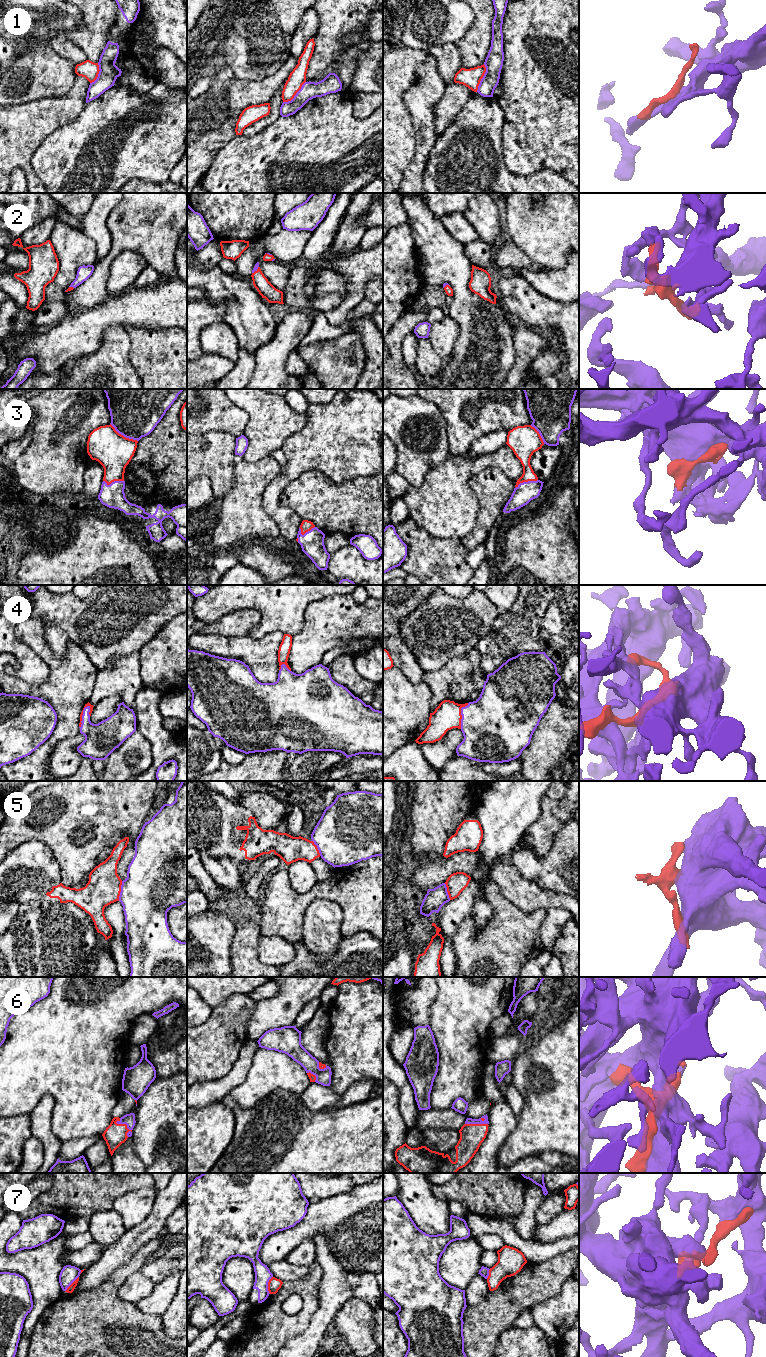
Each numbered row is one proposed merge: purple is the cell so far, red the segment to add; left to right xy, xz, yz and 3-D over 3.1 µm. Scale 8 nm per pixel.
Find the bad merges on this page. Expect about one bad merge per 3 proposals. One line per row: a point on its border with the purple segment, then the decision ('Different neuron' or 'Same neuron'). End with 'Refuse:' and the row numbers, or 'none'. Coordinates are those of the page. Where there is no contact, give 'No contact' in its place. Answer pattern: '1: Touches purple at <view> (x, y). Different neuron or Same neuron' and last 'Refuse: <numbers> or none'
1: Touches purple at yz (482, 78). Same neuron
2: Touches purple at xz (255, 270). Same neuron
3: Touches purple at xy (123, 435). Same neuron
4: Touches purple at xy (82, 715). Same neuron
5: Touches purple at xy (121, 891). Different neuron
6: Touches purple at xy (125, 1123). Same neuron
7: Touches purple at xz (267, 1285). Different neuron
Refuse: 5, 7

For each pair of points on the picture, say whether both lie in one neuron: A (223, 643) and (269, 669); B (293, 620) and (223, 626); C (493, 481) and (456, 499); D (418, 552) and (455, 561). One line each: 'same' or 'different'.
A: same
B: different
C: different
D: same

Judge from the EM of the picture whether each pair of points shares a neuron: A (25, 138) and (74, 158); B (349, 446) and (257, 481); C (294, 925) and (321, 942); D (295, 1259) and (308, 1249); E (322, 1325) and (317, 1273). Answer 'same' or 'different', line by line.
A: different
B: different
C: different
D: same
E: different

